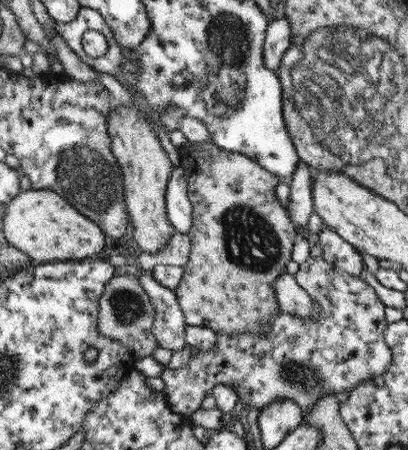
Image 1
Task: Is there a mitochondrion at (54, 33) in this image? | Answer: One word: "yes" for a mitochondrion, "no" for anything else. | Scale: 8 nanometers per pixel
no

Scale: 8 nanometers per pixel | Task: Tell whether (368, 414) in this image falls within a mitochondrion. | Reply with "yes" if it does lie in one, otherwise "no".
no

